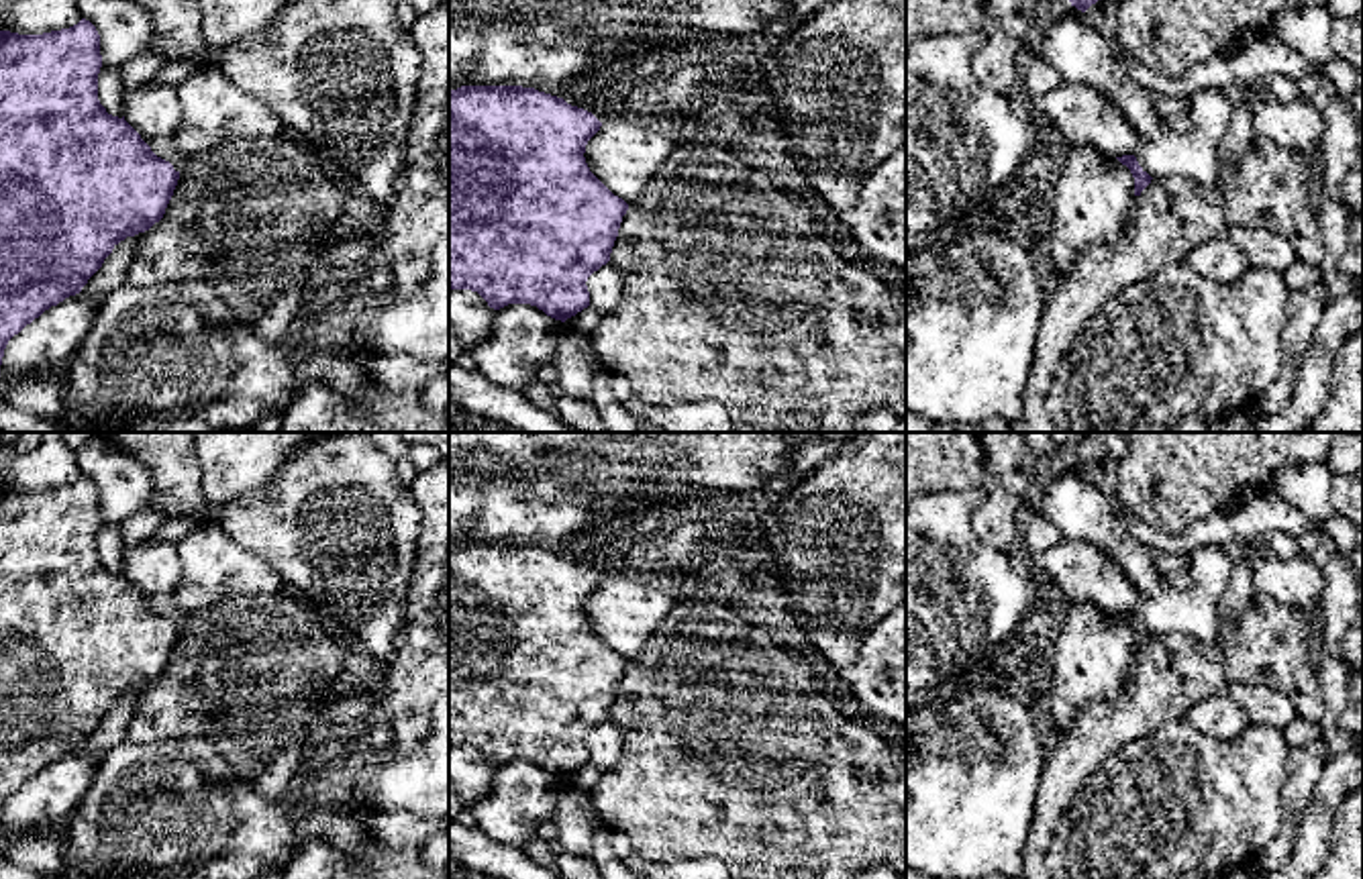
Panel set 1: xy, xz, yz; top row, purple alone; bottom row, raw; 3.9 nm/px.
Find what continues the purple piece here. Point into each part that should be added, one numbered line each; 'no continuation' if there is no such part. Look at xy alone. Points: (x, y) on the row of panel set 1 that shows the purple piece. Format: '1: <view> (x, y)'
no continuation

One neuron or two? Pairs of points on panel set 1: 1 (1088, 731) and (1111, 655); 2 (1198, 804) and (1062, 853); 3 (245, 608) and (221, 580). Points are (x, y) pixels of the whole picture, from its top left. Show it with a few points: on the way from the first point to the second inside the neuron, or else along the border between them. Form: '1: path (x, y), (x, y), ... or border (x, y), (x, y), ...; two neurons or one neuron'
1: border (1129, 665), (1123, 690), (1086, 704), (1062, 733); two neurons
2: path (1164, 806), (1127, 820), (1096, 849); one neuron
3: border (280, 588), (274, 592), (223, 596), (207, 612); two neurons

